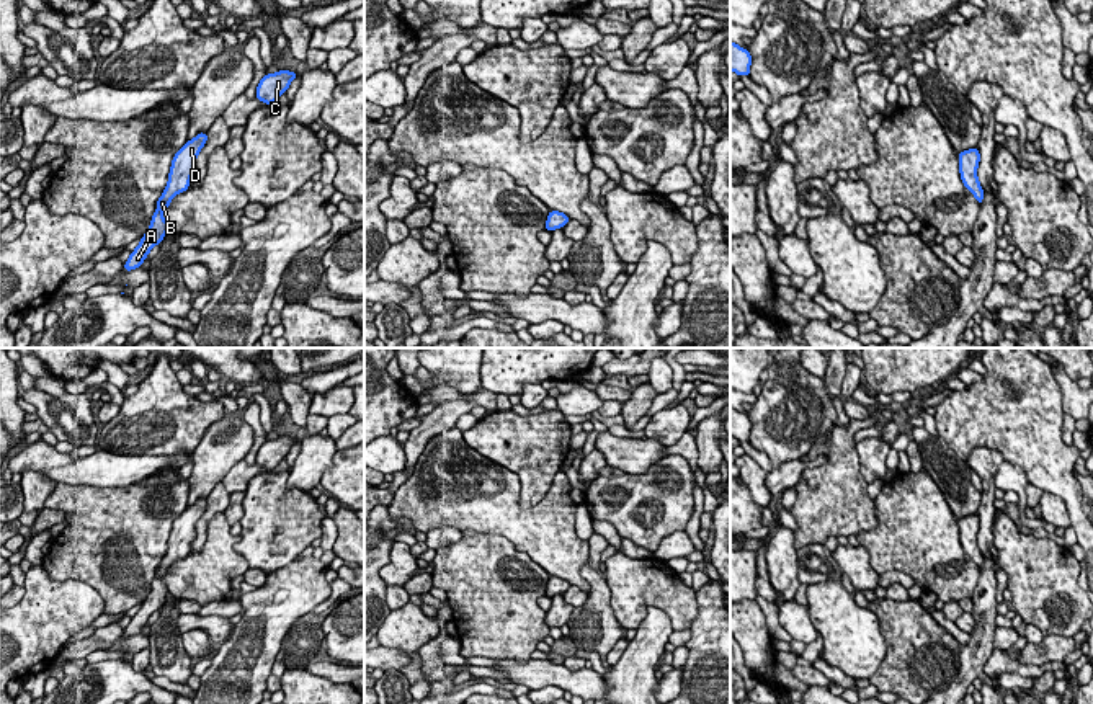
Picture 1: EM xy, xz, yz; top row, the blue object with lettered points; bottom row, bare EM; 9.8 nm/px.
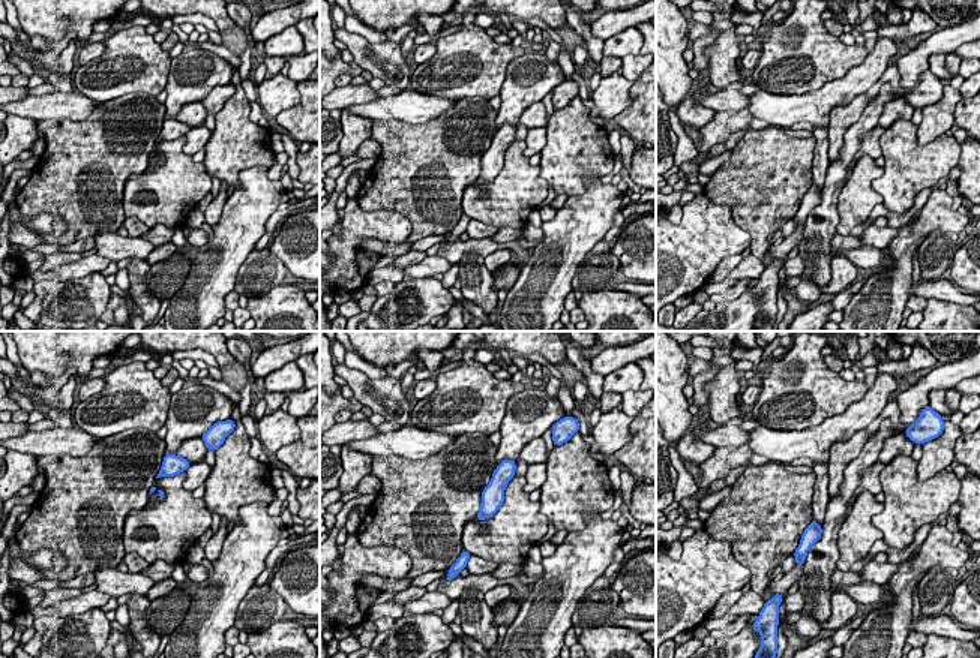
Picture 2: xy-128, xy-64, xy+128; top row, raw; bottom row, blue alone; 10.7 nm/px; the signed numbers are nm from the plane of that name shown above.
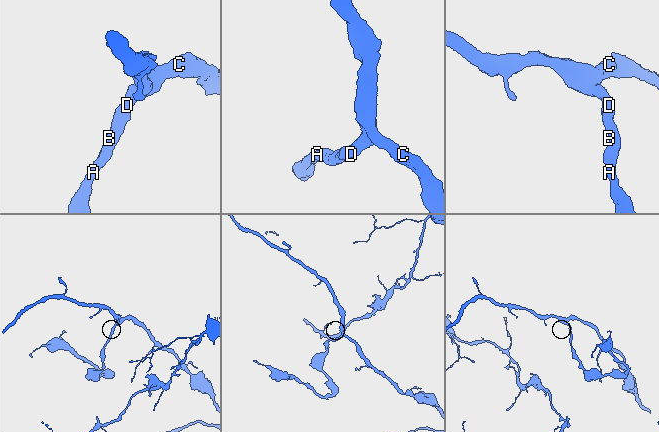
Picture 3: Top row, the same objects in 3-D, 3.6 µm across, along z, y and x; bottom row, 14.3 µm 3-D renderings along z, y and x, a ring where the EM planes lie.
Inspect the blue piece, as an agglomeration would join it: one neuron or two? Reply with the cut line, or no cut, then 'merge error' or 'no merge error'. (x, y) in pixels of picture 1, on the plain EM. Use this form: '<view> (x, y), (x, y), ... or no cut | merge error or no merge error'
no cut | no merge error

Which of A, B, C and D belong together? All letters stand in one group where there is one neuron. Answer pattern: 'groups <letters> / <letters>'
groups A B C D

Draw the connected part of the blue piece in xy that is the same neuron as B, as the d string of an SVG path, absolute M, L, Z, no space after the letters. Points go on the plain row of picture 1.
M199 498L194 505L186 506L186 510L173 521L168 547L157 567L157 575L152 581L150 593L141 604L141 609L136 613L136 616L131 617L131 622L124 629L124 637L141 634L149 617L165 604L165 599L170 596L170 593L162 581L162 577L170 572L172 565L178 559L185 559L190 554L190 546L196 537L196 523L206 511L206 506L207 500Z

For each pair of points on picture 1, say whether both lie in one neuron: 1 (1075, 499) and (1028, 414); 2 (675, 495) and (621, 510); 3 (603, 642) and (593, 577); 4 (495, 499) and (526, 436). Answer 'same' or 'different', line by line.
1: same
2: same
3: same
4: different

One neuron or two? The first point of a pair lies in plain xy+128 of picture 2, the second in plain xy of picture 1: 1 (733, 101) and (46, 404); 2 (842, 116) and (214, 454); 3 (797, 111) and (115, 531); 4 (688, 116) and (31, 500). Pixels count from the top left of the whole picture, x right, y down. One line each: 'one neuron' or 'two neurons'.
1: two neurons
2: one neuron
3: two neurons
4: one neuron

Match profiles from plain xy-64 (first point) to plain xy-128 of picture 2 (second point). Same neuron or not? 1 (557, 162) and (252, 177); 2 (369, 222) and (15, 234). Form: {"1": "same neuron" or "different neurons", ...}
{"1": "different neurons", "2": "different neurons"}

